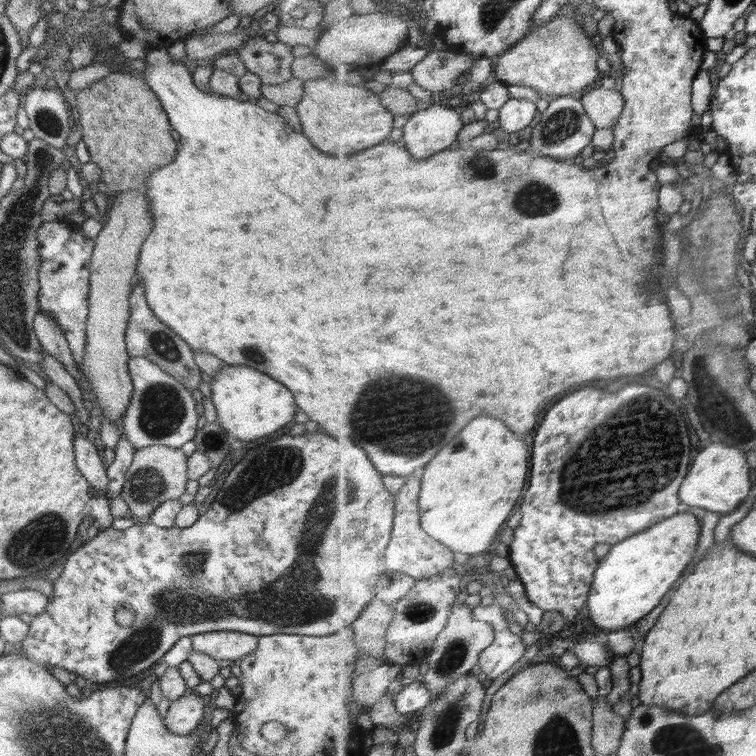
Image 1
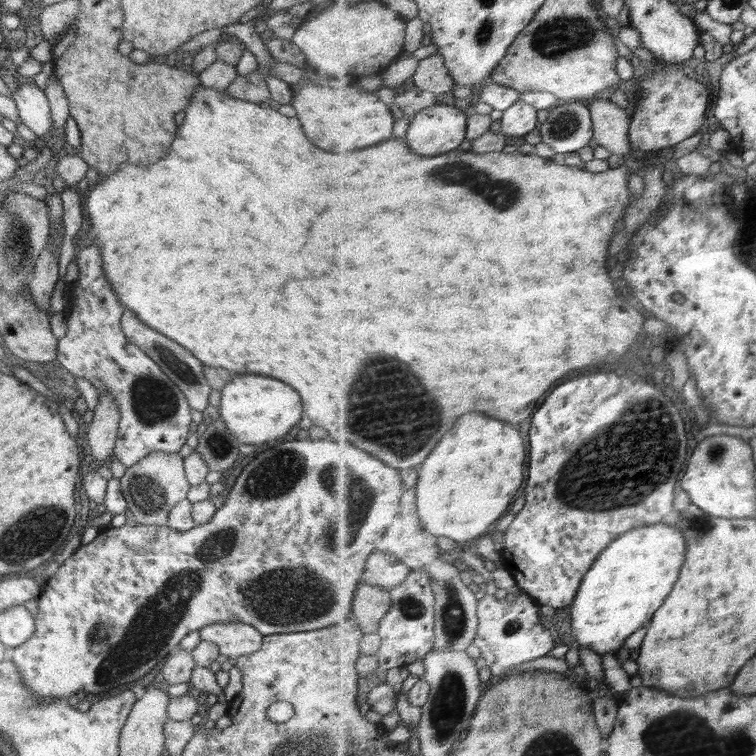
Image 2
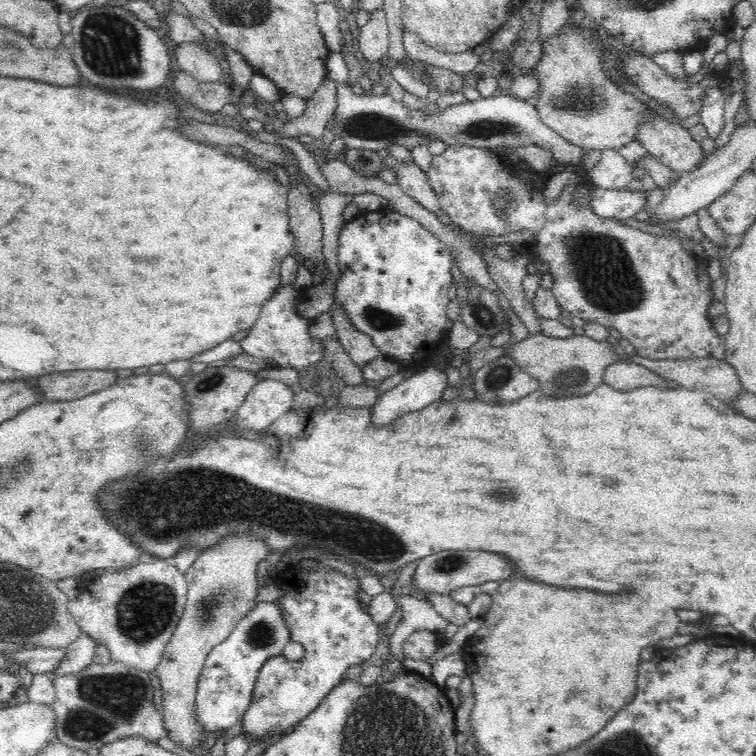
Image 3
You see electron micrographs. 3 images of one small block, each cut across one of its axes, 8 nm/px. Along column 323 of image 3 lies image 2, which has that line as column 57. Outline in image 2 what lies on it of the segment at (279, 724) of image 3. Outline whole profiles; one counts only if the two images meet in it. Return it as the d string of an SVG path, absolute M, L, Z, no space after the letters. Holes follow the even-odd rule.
M294 440L272 446L262 452L254 462L250 462L242 474L237 477L224 504L205 524L197 525L187 532L173 530L168 526L158 528L138 525L128 521L122 528L111 526L101 529L90 544L80 545L70 558L59 566L58 571L42 583L38 594L38 614L34 615L36 632L24 644L9 651L9 658L14 662L20 681L28 692L42 704L56 698L66 698L72 694L86 692L100 694L123 684L134 682L160 666L170 651L179 644L189 632L200 630L210 623L243 622L254 626L260 634L284 634L290 631L312 631L332 626L334 622L348 621L354 616L354 600L358 584L366 573L366 563L370 554L379 550L378 546L386 537L401 512L404 497L404 476L406 472L382 462L372 453L354 446L354 442L334 442L334 440Z

